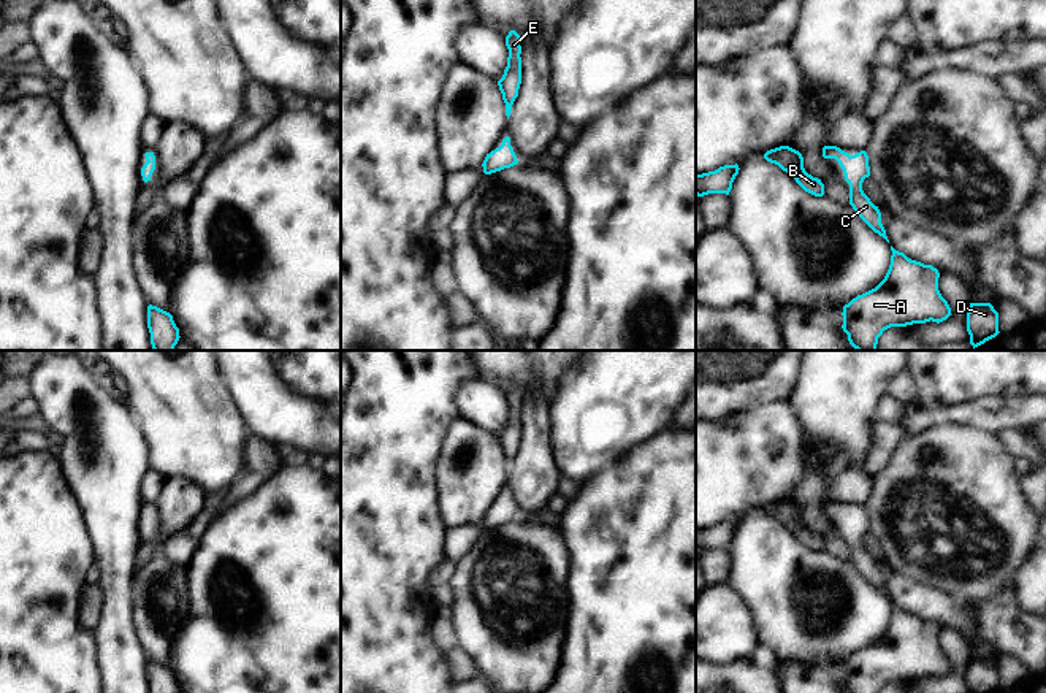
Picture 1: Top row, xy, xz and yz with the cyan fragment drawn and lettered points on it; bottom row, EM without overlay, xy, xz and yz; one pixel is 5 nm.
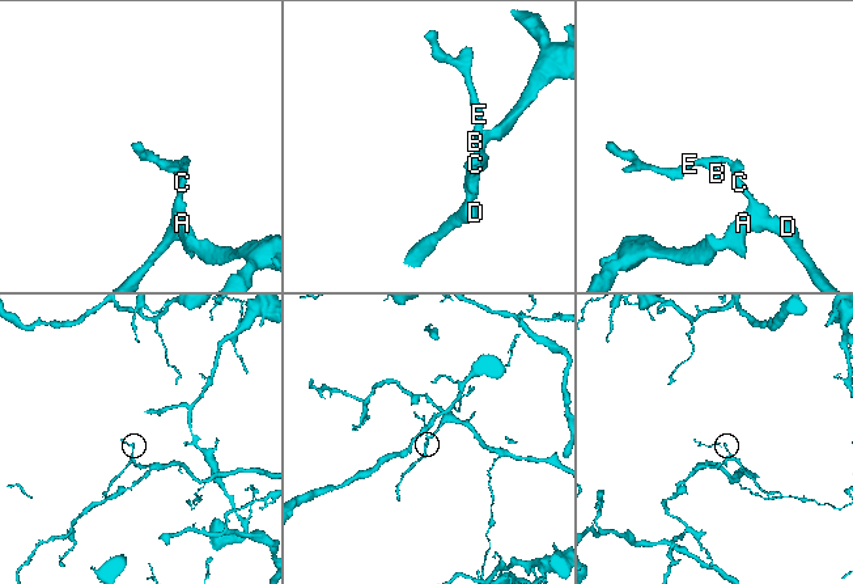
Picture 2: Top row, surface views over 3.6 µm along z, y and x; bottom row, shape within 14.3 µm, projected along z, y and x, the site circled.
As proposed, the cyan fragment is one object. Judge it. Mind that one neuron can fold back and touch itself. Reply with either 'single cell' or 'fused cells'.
single cell

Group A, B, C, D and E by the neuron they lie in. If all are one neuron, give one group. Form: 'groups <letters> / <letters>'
groups A B C D E

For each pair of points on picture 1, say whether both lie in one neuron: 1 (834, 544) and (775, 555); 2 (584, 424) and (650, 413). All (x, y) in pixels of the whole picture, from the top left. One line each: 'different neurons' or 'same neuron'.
1: different neurons
2: same neuron

